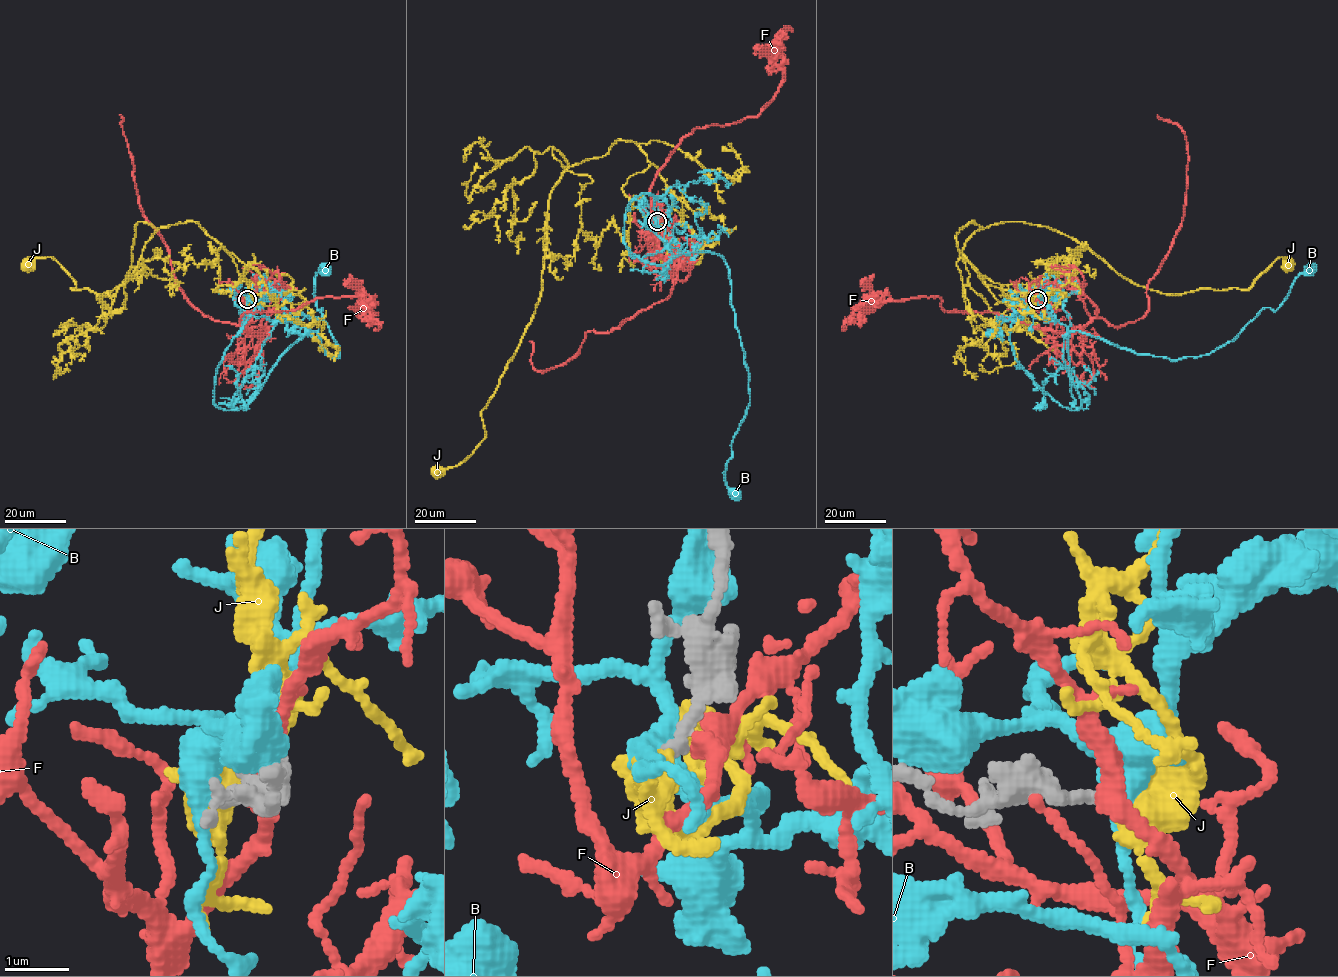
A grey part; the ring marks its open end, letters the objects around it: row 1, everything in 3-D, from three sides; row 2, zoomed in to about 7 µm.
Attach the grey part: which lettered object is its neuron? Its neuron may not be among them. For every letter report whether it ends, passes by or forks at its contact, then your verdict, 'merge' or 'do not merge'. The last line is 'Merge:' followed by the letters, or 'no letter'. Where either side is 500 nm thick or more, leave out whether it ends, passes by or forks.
B: it forks; do not merge
F: it passes by; do not merge
J: it passes by; merge
Merge: J

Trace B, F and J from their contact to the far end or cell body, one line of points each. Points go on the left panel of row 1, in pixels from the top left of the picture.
B: (247, 298), (217, 370), (226, 410), (312, 331), (338, 357), (314, 294), (323, 272)
F: (249, 298), (246, 329), (256, 332), (266, 318), (249, 327), (215, 321), (188, 300), (139, 204), (119, 115)
J: (247, 298), (249, 282), (212, 289), (239, 273), (194, 221), (139, 222), (108, 294), (50, 257), (27, 267)

